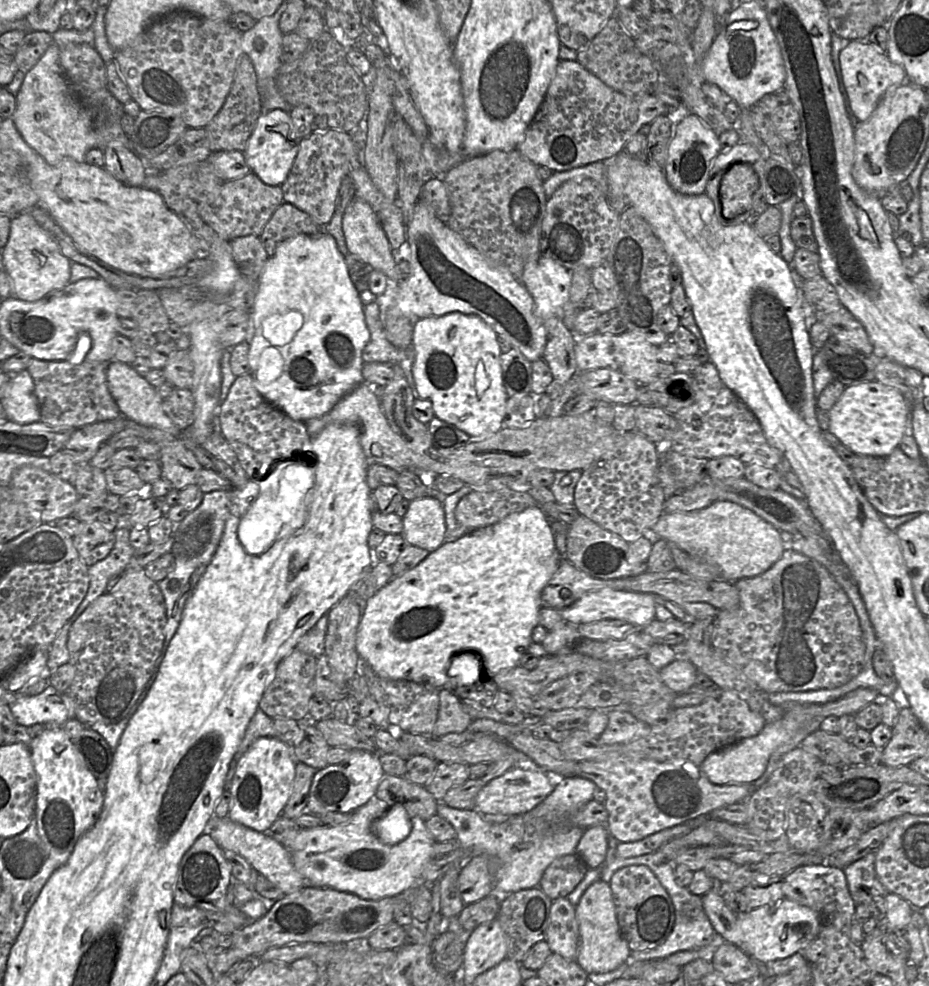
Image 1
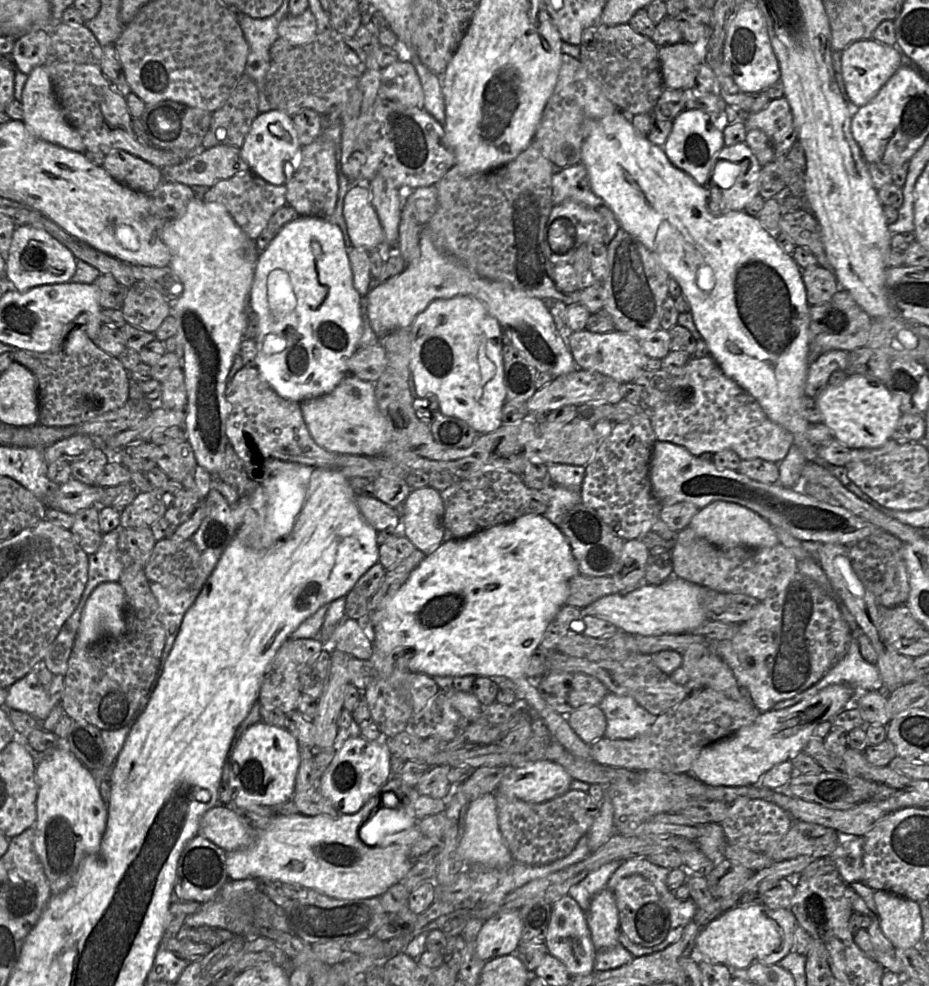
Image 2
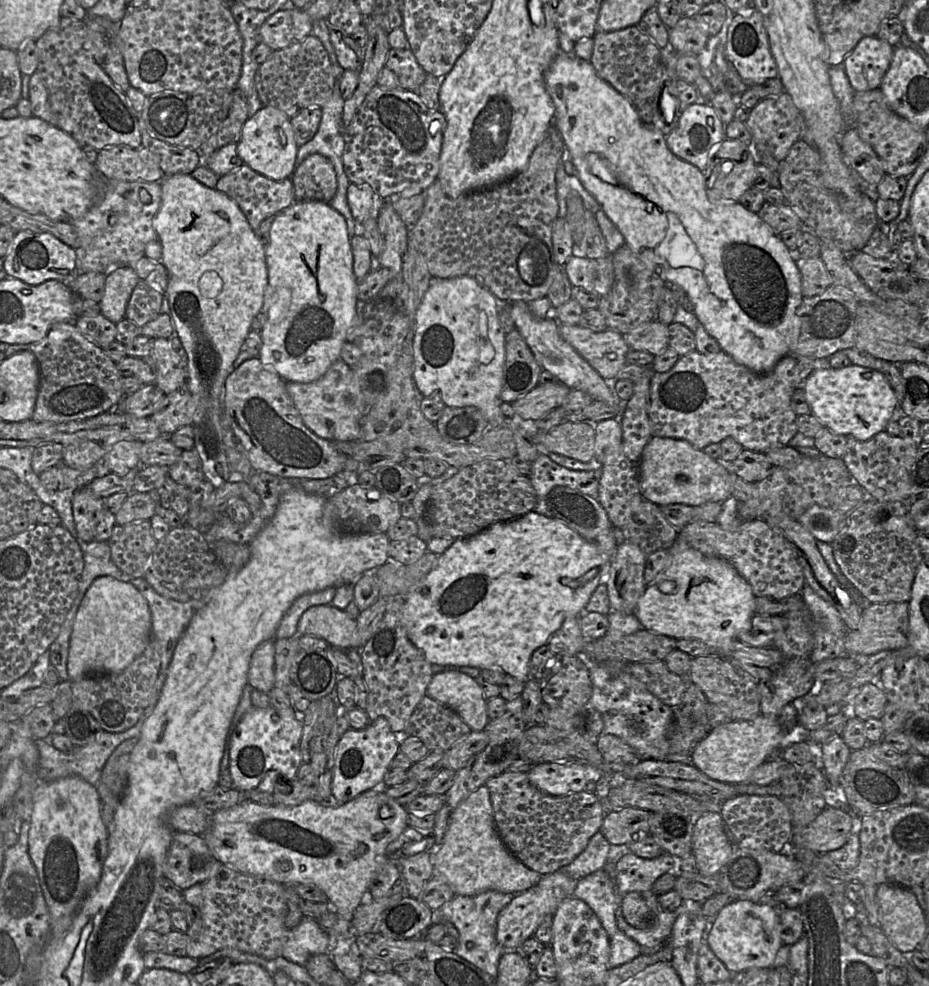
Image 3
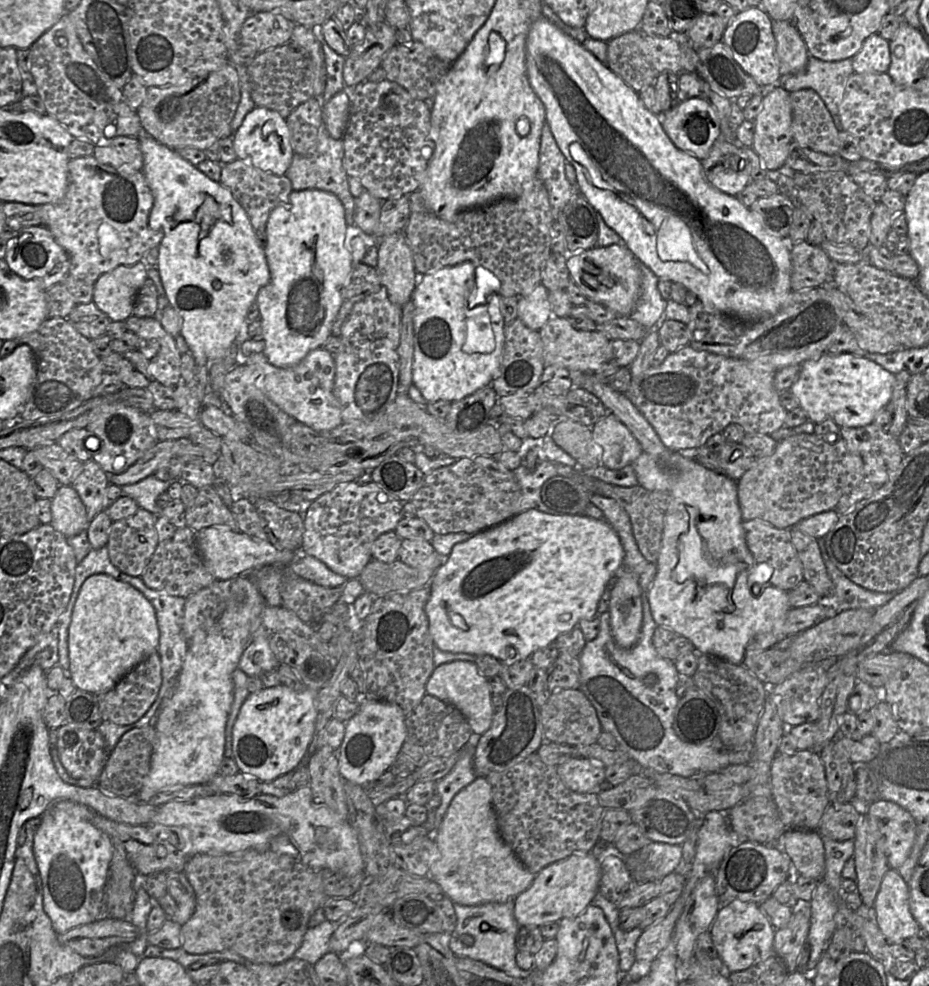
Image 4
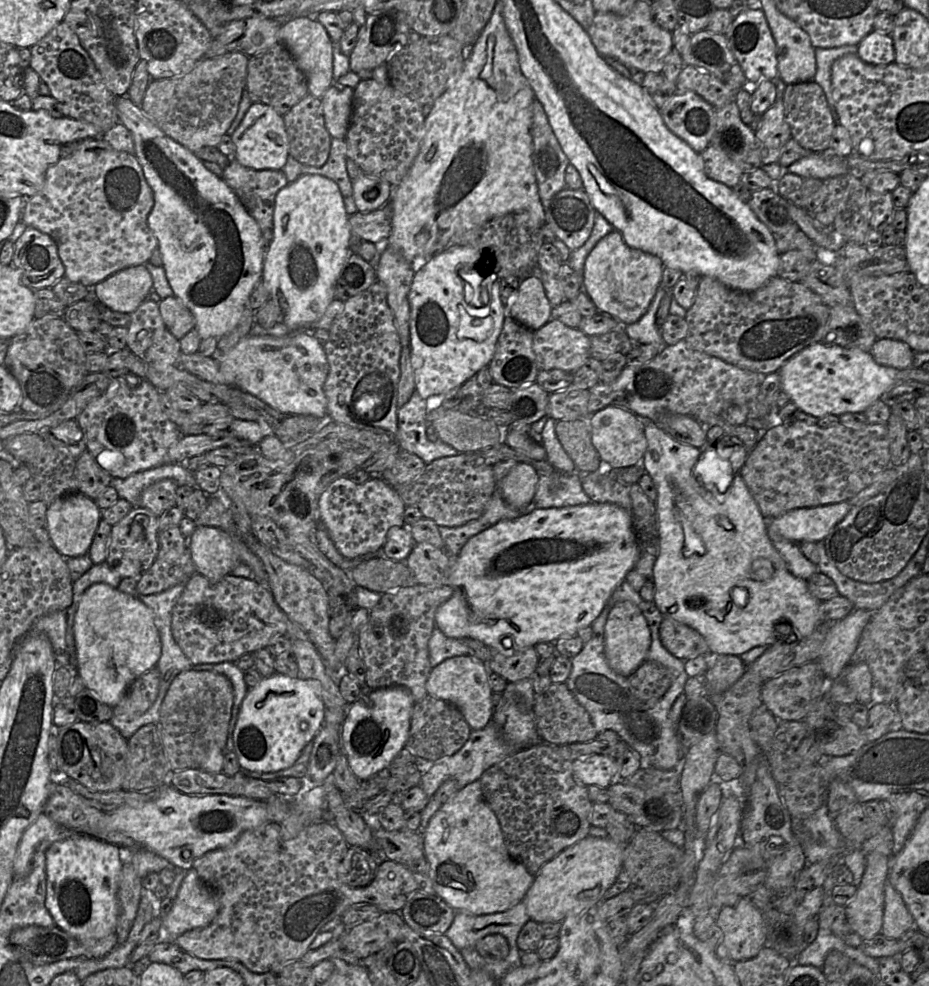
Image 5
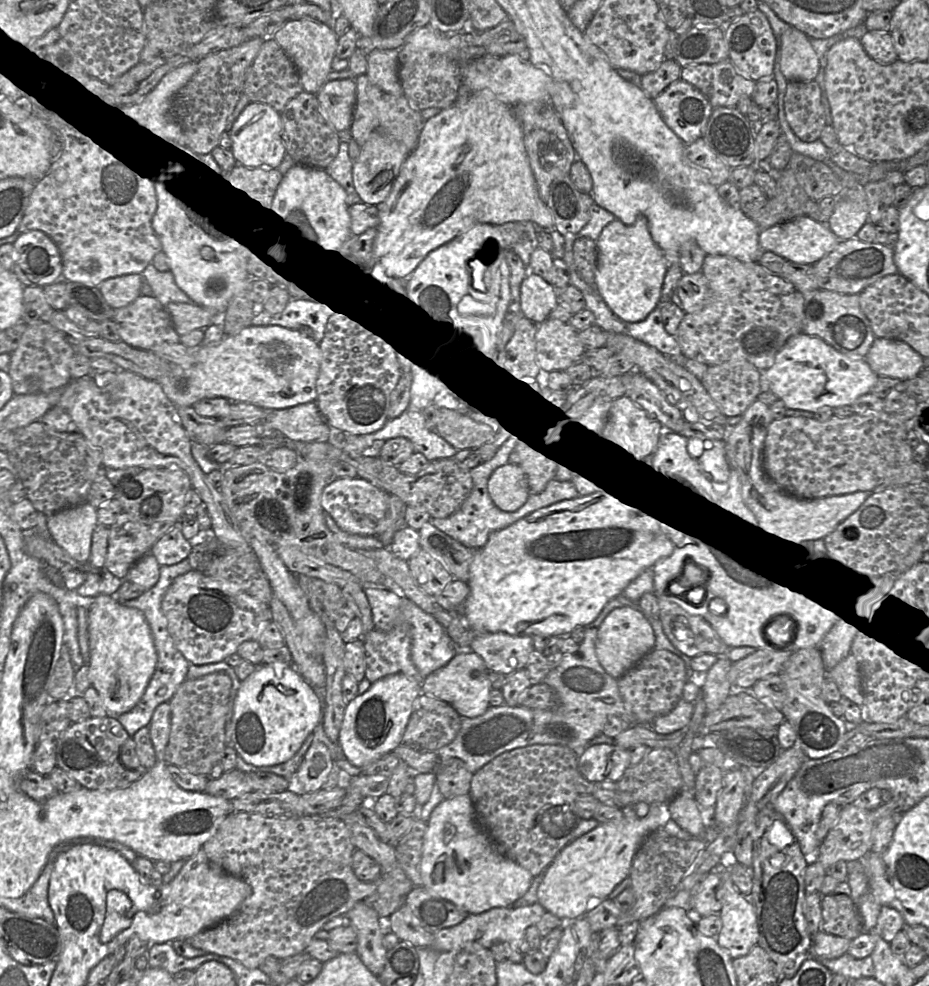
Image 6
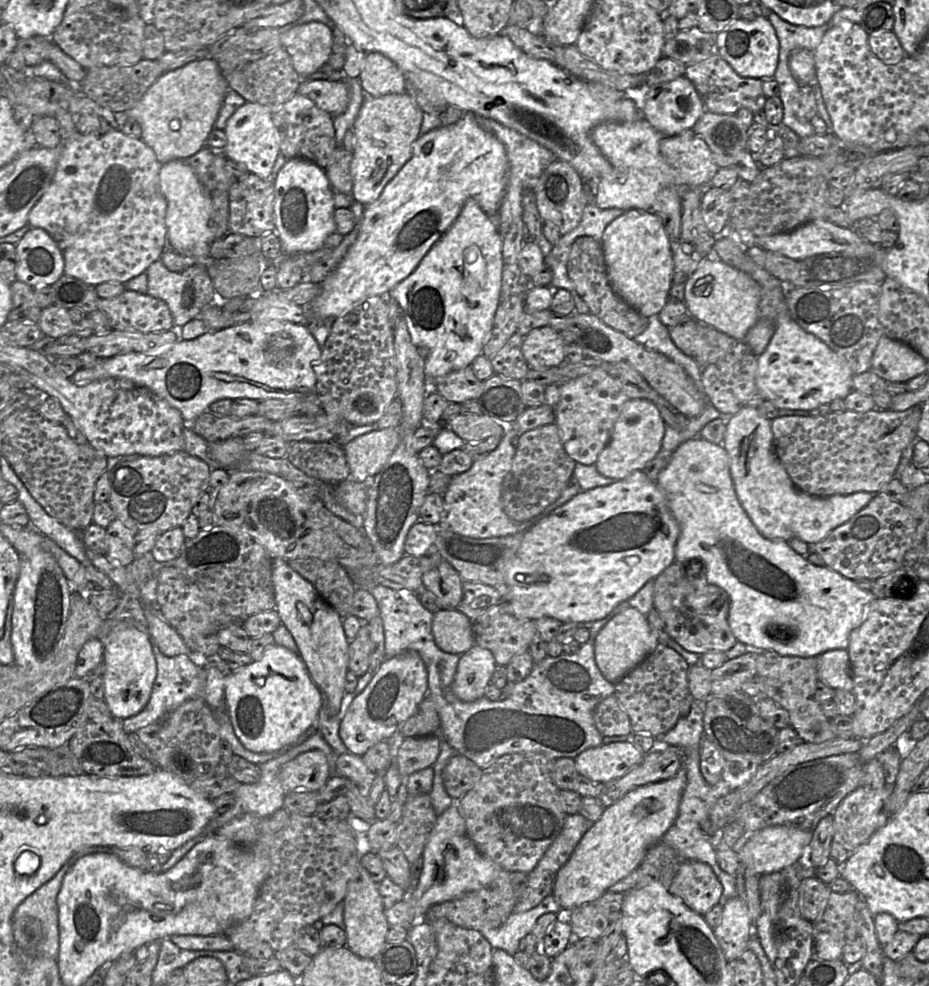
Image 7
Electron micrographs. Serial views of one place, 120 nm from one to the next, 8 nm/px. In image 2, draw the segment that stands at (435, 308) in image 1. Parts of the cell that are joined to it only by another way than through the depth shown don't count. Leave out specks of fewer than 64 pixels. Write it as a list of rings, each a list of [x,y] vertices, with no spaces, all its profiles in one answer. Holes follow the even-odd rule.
[[[427,229],[420,233],[420,255],[398,276],[375,286],[366,294],[367,310],[373,331],[382,337],[400,328],[409,328],[417,315],[434,299],[473,296],[497,319],[512,344],[538,372],[559,377],[577,369],[567,340],[559,333],[549,311],[548,302],[527,295],[505,284],[483,278],[465,263],[438,249]]]

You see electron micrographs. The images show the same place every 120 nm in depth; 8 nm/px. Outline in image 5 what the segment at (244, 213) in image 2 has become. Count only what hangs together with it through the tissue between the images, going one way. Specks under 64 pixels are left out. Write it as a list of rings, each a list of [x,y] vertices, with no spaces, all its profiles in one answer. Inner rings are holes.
[[[232,157],[224,168],[222,179],[237,195],[262,231],[273,230],[277,193],[288,185],[283,170],[255,170]]]

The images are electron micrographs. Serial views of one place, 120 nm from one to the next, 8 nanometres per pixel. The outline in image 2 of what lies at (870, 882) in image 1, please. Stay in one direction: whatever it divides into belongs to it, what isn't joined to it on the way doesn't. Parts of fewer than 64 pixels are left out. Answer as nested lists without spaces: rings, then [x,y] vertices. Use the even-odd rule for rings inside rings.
[[[842,837],[842,842],[836,847],[831,856],[834,859],[838,874],[846,884],[863,881],[862,837]]]

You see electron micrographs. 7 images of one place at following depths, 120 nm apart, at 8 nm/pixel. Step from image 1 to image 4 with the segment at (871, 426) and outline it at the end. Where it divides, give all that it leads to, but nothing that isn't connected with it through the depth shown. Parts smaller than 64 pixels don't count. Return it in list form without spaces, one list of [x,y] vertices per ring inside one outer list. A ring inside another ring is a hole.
[[[823,353],[817,358],[803,362],[800,374],[791,386],[791,392],[798,398],[800,407],[807,413],[809,420],[818,424],[825,420],[834,421],[839,427],[862,427],[873,423],[877,413],[891,400],[896,375],[866,357],[851,353]]]

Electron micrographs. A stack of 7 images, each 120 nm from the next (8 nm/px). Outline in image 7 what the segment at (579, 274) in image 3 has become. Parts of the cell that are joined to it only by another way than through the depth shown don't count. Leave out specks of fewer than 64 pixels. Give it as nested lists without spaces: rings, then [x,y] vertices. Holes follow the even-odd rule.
[[[630,209],[614,219],[601,240],[607,276],[613,291],[640,315],[658,315],[670,296],[673,256],[660,218],[652,211]]]

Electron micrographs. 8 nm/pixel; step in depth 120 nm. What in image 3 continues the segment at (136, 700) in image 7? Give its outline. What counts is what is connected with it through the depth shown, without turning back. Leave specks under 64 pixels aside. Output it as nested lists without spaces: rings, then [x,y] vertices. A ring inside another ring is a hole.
[[[112,576],[96,578],[85,593],[74,621],[68,655],[68,674],[71,682],[101,673],[118,673],[127,668],[146,649],[152,638],[152,617],[147,600],[131,582]]]

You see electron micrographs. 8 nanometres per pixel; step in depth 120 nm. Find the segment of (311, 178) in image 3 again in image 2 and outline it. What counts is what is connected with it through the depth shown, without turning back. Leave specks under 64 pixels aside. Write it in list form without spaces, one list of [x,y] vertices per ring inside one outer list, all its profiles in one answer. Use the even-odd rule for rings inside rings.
[[[319,136],[311,144],[302,146],[294,174],[286,183],[287,204],[300,216],[328,219],[338,200],[338,172],[334,144]]]

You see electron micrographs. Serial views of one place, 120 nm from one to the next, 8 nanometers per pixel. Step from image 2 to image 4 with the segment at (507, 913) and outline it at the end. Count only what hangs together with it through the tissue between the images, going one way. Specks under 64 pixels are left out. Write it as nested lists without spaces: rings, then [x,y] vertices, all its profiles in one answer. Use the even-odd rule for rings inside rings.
[[[592,851],[576,853],[546,866],[535,875],[531,885],[515,897],[515,920],[520,927],[539,928],[578,916],[599,892],[600,876],[600,862]]]

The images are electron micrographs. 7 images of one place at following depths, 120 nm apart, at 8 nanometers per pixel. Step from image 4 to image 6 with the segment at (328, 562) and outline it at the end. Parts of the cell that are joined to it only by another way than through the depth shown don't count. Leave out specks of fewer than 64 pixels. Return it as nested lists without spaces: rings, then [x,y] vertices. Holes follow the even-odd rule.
[[[337,478],[323,489],[321,506],[341,530],[362,536],[379,536],[386,531],[386,513],[390,496],[391,494],[366,479]]]

